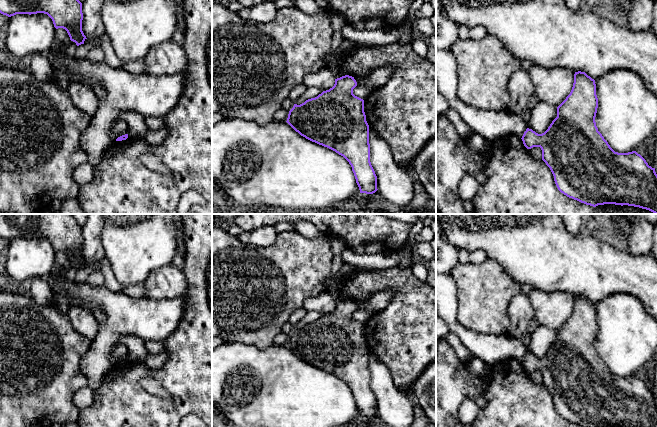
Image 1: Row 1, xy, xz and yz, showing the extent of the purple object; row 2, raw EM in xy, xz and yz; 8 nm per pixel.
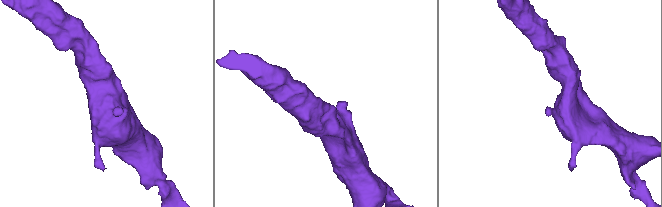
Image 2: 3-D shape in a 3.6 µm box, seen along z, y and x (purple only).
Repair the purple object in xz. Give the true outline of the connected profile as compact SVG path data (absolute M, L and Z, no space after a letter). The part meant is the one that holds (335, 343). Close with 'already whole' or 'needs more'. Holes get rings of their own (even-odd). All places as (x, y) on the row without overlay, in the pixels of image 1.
M345 299L335 303L335 308L329 314L323 315L315 322L306 324L304 327L294 328L289 335L287 347L301 360L327 371L343 380L351 389L360 417L373 418L377 413L377 400L370 386L369 349L364 336L364 324L353 318L357 310L354 301Z | already whole

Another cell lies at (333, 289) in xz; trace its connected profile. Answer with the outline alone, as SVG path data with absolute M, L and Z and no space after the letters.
M343 262L342 267L337 272L333 280L330 282L329 286L326 288L326 291L332 296L335 303L345 300L345 297L341 293L341 283L357 268L353 265L350 265L346 262Z

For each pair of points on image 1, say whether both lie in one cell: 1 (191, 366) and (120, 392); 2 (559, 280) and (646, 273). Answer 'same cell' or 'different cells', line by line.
1: same cell
2: same cell

